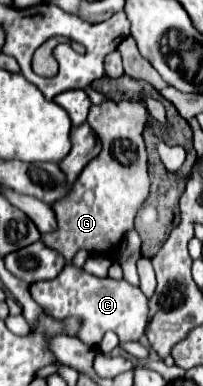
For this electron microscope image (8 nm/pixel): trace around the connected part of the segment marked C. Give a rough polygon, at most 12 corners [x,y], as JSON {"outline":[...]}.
{"outline":[[74,265],[30,285],[54,319],[80,317],[80,341],[138,341],[148,297]]}

